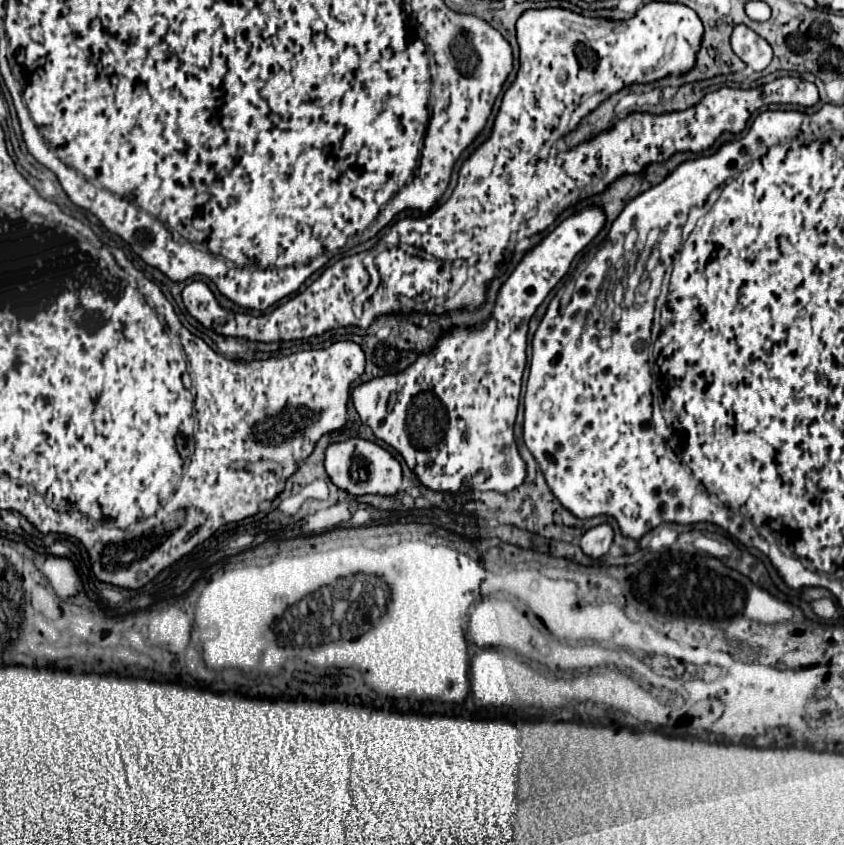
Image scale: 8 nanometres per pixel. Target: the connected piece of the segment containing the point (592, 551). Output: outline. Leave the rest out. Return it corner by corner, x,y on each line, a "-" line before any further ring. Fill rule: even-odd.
601,524
595,526
591,530
587,530
581,538
581,548
587,556
591,558
601,558
609,552
609,546
613,542
613,530
609,524

